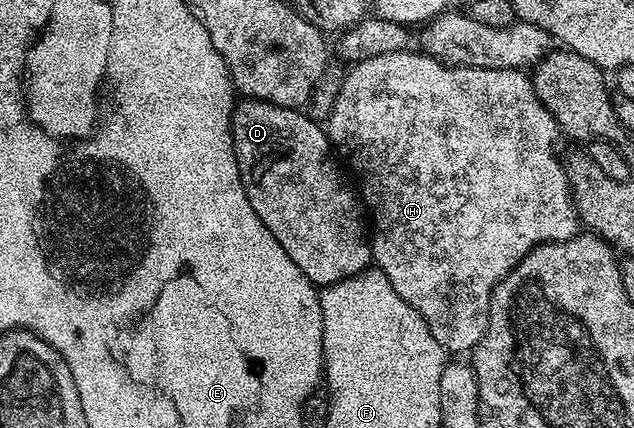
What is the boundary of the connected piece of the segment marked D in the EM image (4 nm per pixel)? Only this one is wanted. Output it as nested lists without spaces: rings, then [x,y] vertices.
[[[240,99],[237,100],[236,110],[232,113],[232,149],[235,151],[236,161],[240,165],[240,178],[244,184],[246,195],[250,199],[250,207],[254,207],[258,219],[262,219],[262,223],[266,223],[266,231],[270,231],[270,235],[274,235],[274,239],[278,239],[282,251],[286,251],[286,255],[290,255],[290,259],[294,259],[294,263],[298,263],[302,275],[310,278],[313,285],[317,287],[332,285],[336,281],[344,280],[347,277],[354,276],[356,273],[367,270],[373,264],[370,233],[367,228],[364,230],[364,221],[366,225],[365,206],[362,204],[357,190],[353,186],[351,189],[344,182],[344,177],[340,174],[341,166],[334,156],[332,142],[329,141],[325,126],[321,122],[315,121],[308,116],[307,112],[298,109],[278,107],[268,101]]]

